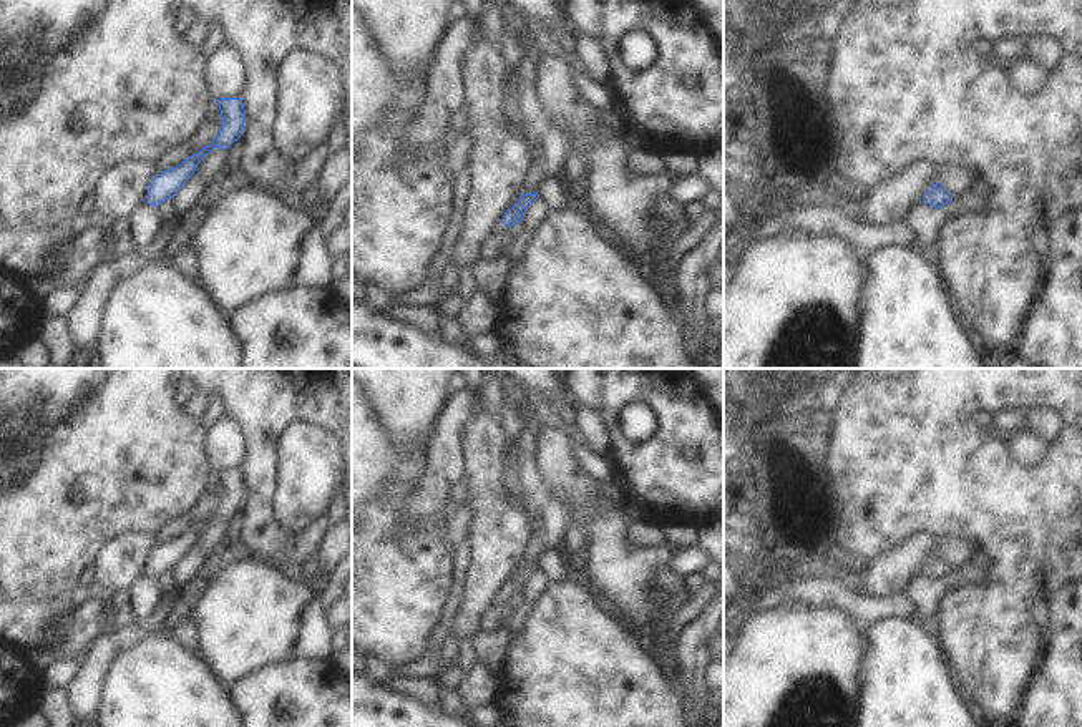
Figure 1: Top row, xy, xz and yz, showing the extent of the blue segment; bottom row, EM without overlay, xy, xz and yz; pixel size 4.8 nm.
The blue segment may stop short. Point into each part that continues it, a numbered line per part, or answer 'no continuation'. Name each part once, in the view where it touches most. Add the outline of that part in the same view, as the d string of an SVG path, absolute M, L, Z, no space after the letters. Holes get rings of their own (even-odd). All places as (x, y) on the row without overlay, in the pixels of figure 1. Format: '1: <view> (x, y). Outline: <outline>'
no continuation.

